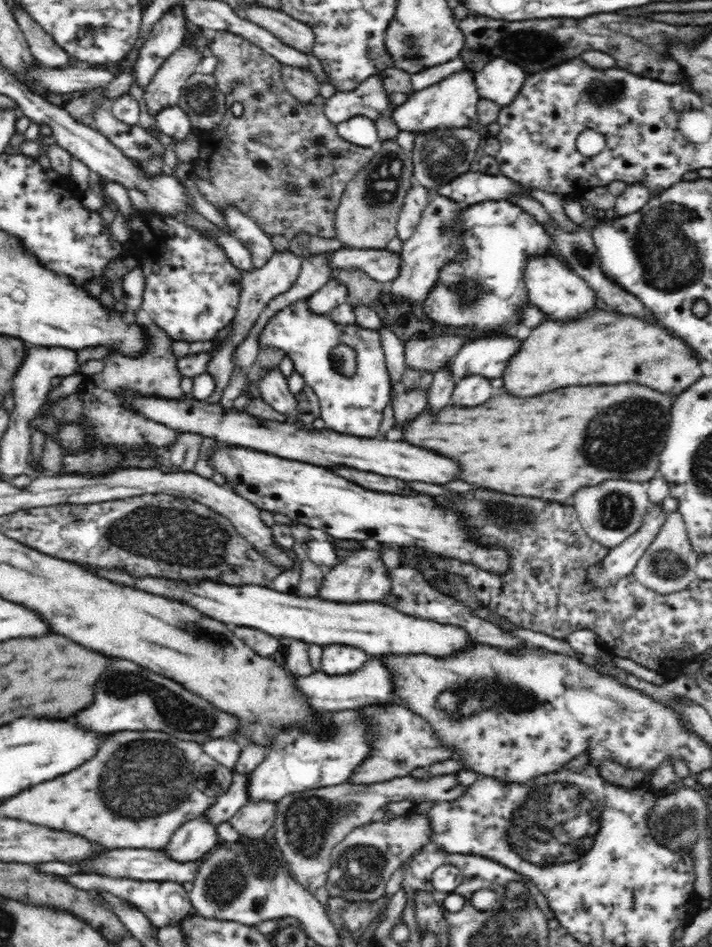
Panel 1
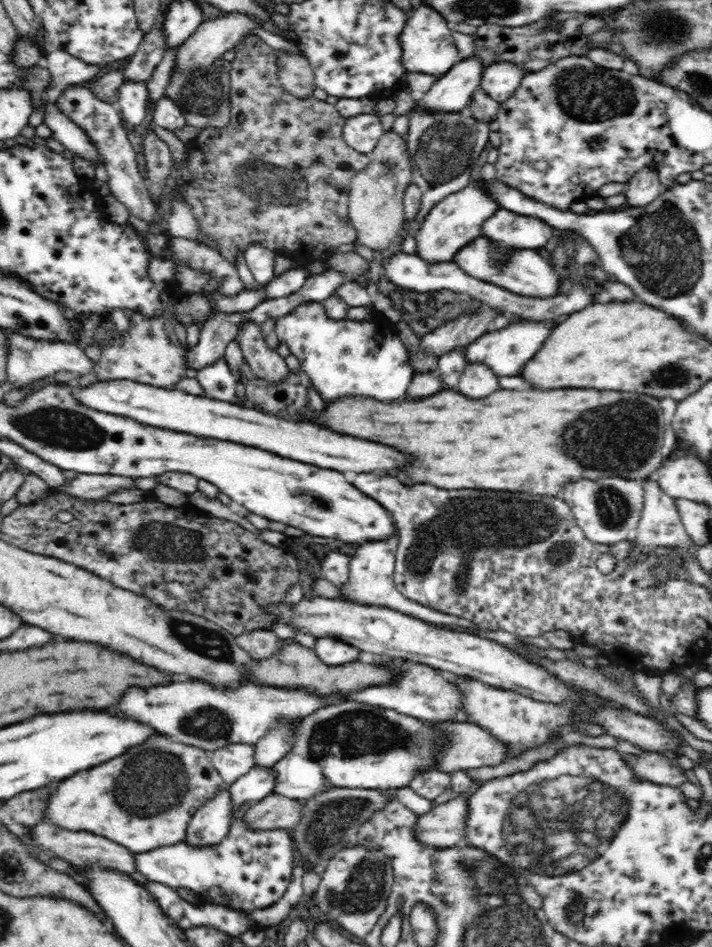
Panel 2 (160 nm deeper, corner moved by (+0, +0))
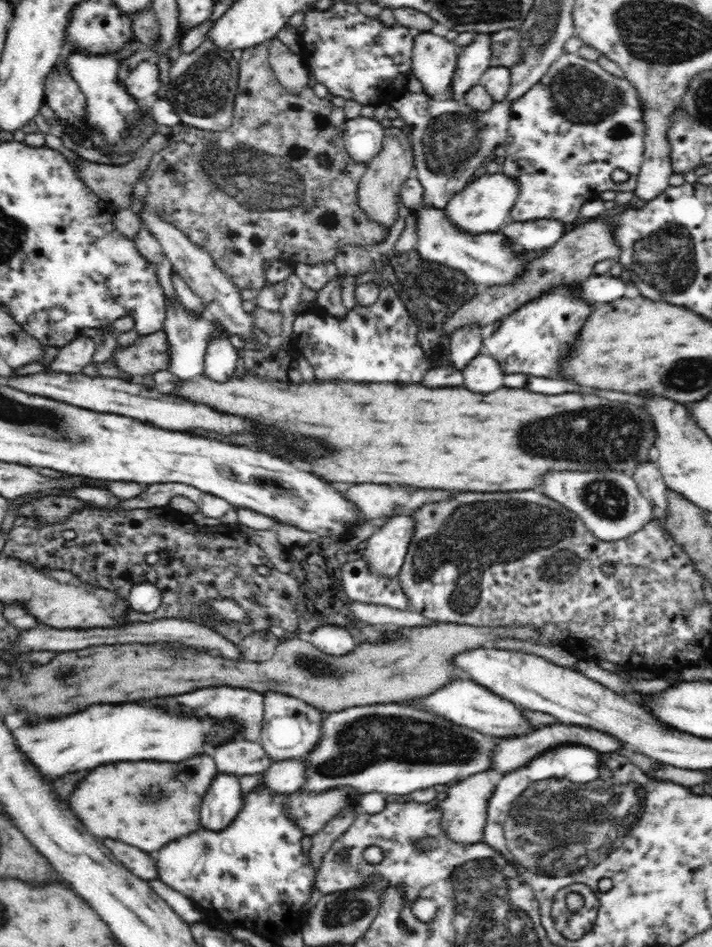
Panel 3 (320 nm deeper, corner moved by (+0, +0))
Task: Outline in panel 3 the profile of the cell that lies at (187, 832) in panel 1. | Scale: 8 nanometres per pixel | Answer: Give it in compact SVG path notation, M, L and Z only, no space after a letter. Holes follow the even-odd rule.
M218 773L203 796L200 808L200 826L221 831L230 826L243 805L242 788L238 777Z

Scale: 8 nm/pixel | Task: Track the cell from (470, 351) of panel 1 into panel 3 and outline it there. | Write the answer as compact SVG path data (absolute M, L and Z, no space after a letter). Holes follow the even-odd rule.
M558 285L553 291L517 308L501 320L497 330L486 334L482 340L482 352L498 360L506 374L562 378L560 364L574 348L574 340L594 306L576 297L574 290L576 285Z

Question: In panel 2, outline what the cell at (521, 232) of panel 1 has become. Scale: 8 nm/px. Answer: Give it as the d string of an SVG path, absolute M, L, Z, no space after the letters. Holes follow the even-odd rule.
M500 208L482 224L480 234L500 249L536 251L553 244L552 228L538 217L520 215Z

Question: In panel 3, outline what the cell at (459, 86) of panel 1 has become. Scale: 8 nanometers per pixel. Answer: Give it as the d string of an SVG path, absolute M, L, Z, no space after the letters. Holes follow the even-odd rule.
M488 33L477 34L474 41L459 49L457 67L452 76L452 90L455 95L466 94L472 86L478 84L484 71L492 66L491 36Z

